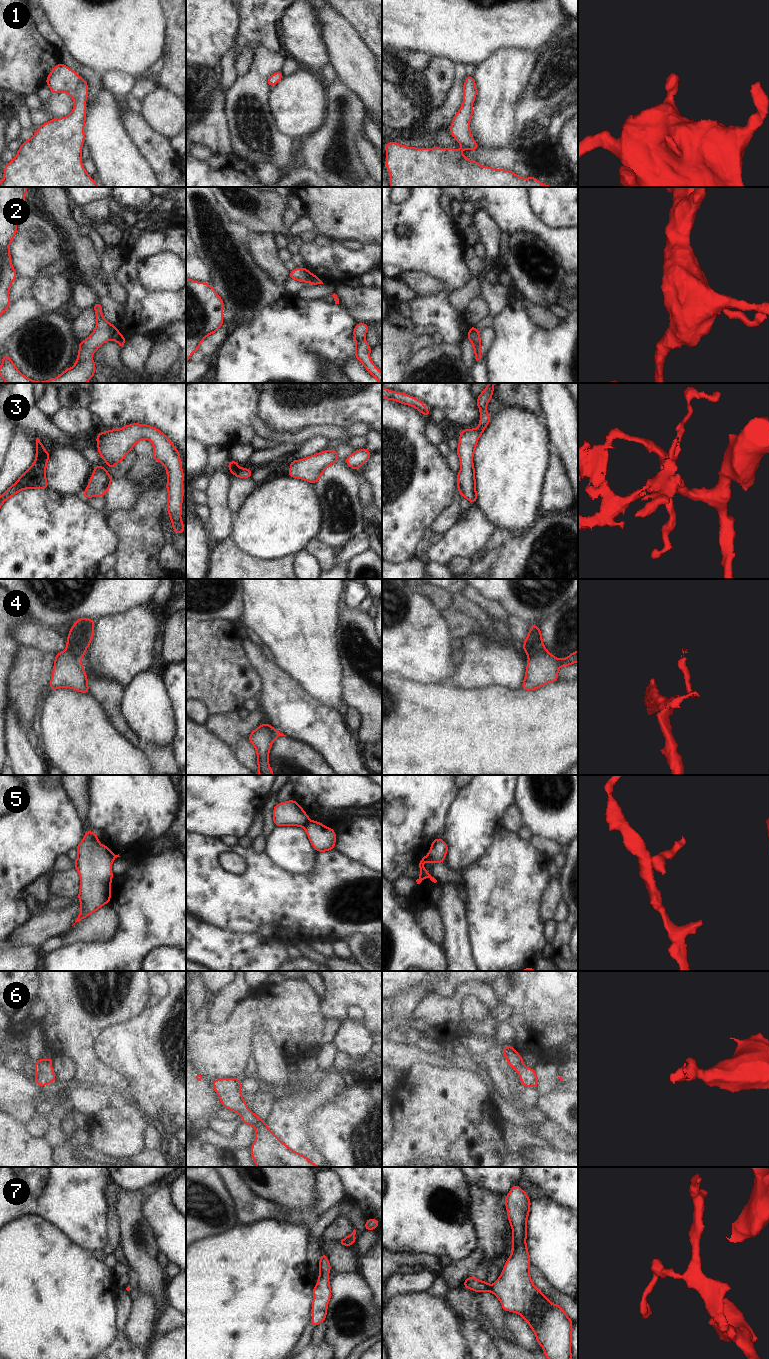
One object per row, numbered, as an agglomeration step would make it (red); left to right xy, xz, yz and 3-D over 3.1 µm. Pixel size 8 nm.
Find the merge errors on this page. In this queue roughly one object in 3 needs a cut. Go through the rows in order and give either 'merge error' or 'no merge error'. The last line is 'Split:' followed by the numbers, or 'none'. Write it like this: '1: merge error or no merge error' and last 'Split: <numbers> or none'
1: no merge error
2: merge error
3: no merge error
4: merge error
5: merge error
6: no merge error
7: no merge error
Split: 2, 4, 5

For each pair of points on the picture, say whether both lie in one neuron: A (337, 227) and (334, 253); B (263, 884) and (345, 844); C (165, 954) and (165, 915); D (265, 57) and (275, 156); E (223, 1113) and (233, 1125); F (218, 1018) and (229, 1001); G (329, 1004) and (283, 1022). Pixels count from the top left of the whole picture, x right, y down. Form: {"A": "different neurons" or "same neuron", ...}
{"A": "different neurons", "B": "different neurons", "C": "different neurons", "D": "same neuron", "E": "different neurons", "F": "same neuron", "G": "different neurons"}

